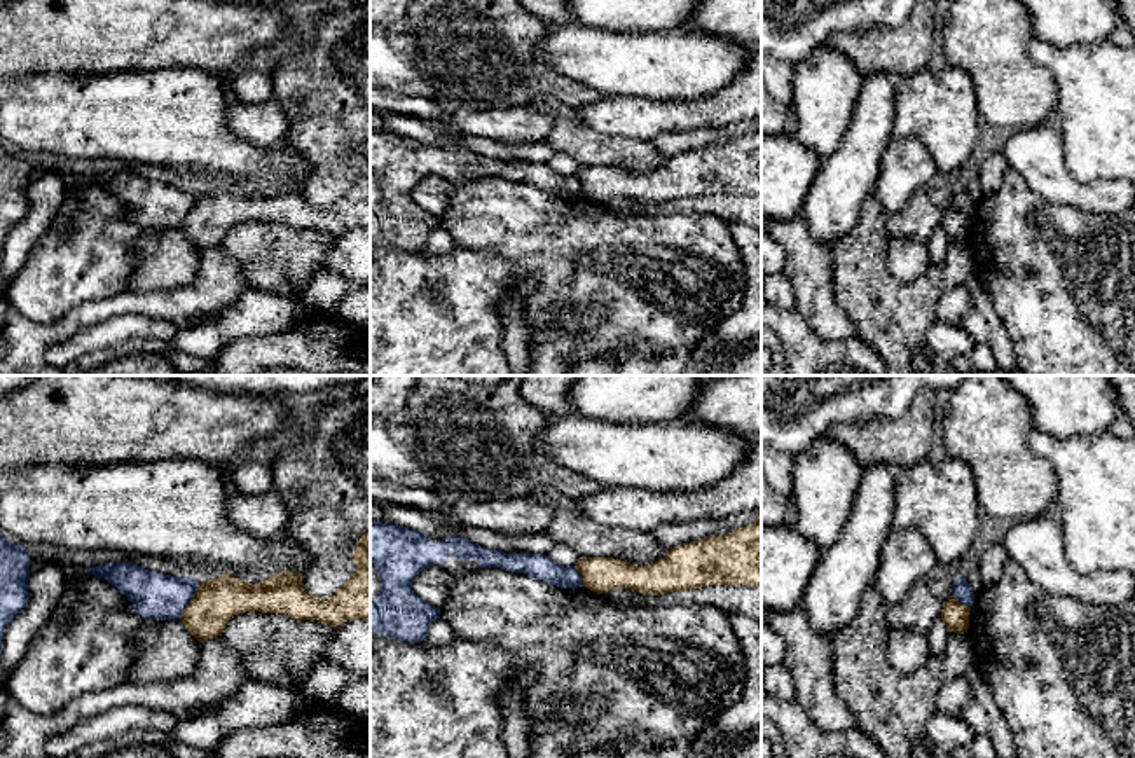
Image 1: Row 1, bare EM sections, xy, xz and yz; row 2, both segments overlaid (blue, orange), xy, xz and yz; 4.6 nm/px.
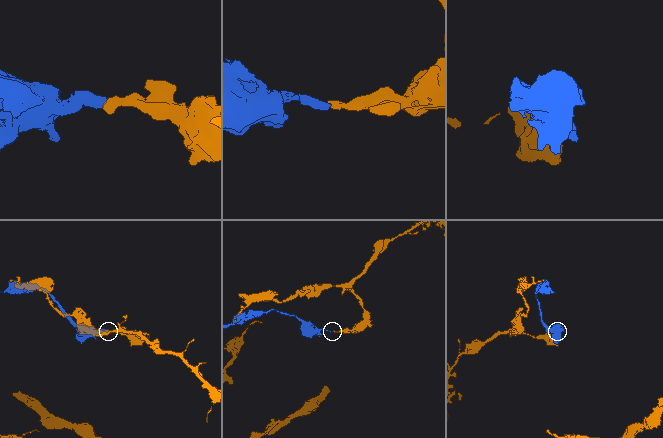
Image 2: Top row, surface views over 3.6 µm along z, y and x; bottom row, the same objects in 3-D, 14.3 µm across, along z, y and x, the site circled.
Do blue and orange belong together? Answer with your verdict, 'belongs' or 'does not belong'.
does not belong

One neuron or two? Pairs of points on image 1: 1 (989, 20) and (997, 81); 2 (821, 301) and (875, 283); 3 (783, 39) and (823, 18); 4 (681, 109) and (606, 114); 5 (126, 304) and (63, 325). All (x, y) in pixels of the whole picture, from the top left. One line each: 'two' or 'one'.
1: one
2: two
3: one
4: one
5: one

